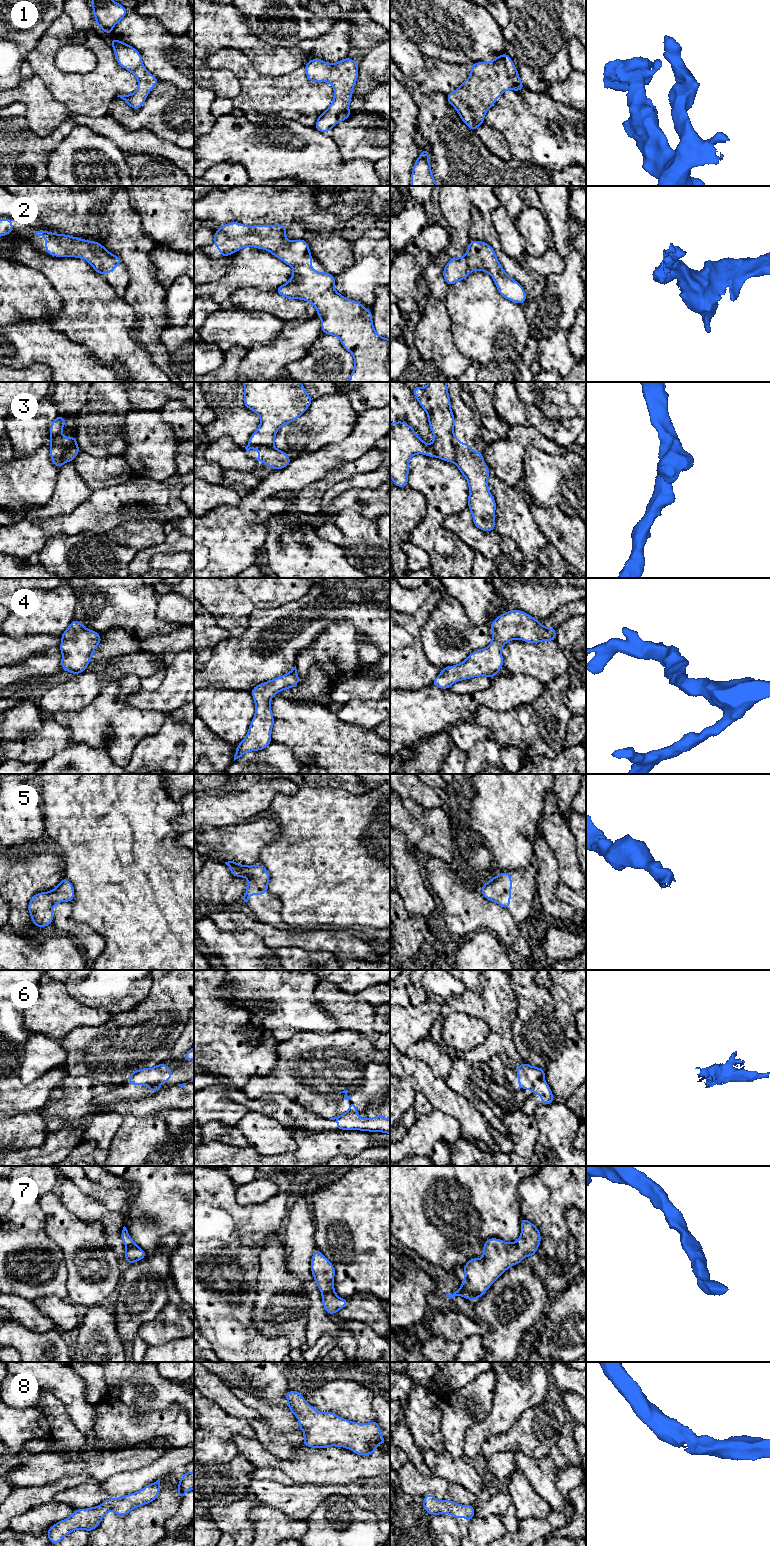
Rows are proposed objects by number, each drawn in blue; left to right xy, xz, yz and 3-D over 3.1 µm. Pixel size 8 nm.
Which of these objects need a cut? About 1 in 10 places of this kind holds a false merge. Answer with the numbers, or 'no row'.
3, 6

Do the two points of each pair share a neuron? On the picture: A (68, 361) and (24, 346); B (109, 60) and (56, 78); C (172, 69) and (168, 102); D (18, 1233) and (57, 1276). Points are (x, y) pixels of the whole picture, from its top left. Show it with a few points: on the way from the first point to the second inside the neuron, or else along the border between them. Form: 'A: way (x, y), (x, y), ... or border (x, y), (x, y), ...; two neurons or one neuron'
A: way (57, 352), (48, 346), (35, 346); one neuron
B: way (97, 73), (89, 81), (69, 81); one neuron
C: border (159, 80), (171, 82), (183, 90); two neurons
D: way (30, 1245), (34, 1253), (39, 1254), (49, 1264); one neuron

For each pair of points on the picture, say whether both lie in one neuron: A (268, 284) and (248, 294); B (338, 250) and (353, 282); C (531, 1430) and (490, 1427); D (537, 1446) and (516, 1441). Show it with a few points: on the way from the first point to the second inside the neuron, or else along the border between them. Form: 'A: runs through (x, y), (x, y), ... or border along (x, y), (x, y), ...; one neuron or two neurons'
A: border along (235, 290), (255, 287), (274, 292); two neurons
B: border along (352, 244), (353, 262), (335, 276); two neurons
C: border along (526, 1410), (507, 1431), (489, 1437); two neurons
D: runs through (532, 1441), (521, 1441); one neuron

